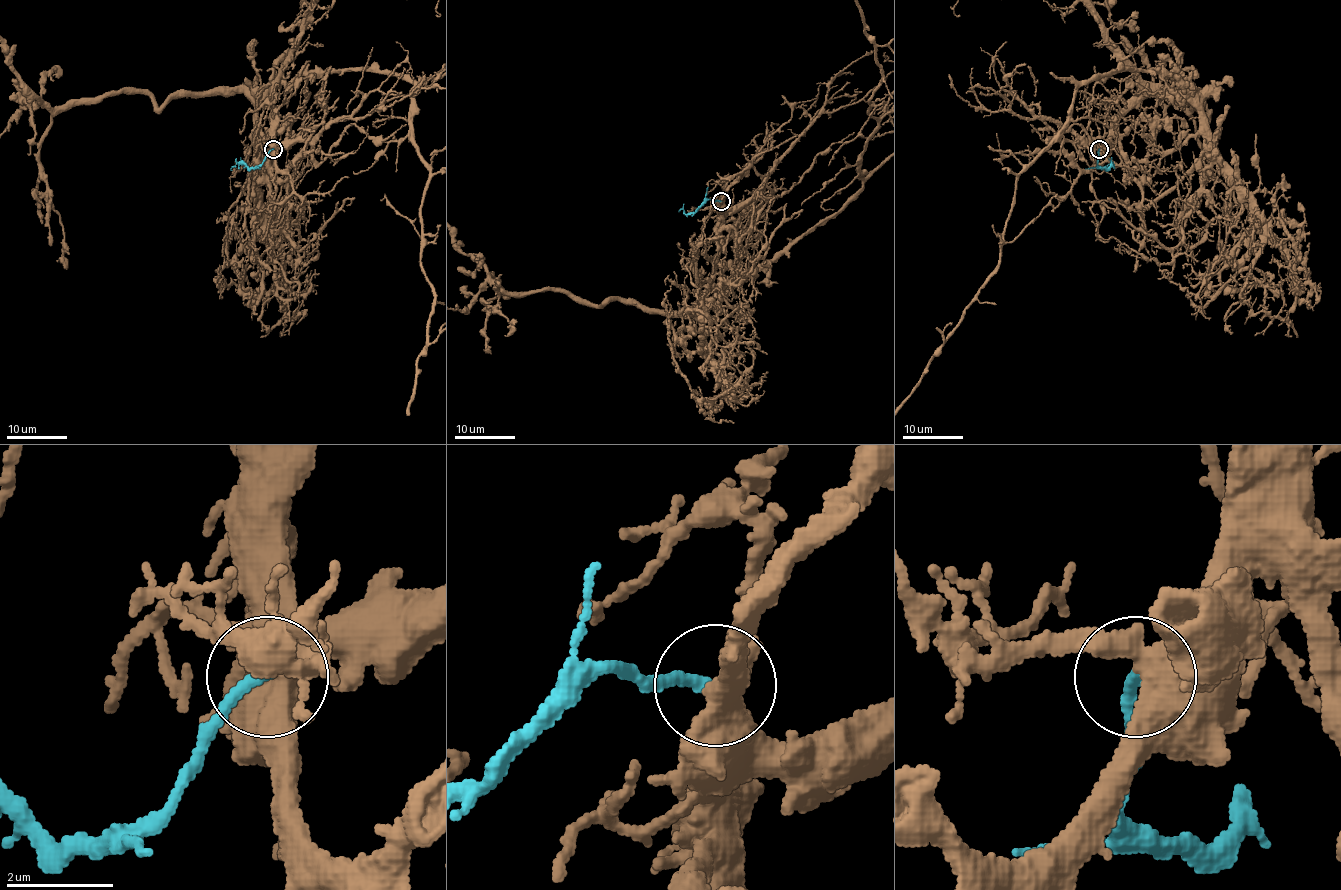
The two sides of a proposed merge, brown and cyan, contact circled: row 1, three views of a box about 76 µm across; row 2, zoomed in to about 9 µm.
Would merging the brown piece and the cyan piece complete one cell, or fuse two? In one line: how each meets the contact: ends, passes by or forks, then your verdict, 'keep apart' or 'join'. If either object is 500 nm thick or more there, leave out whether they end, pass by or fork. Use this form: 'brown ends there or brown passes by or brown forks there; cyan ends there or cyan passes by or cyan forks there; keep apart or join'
brown passes by; cyan ends there; join

